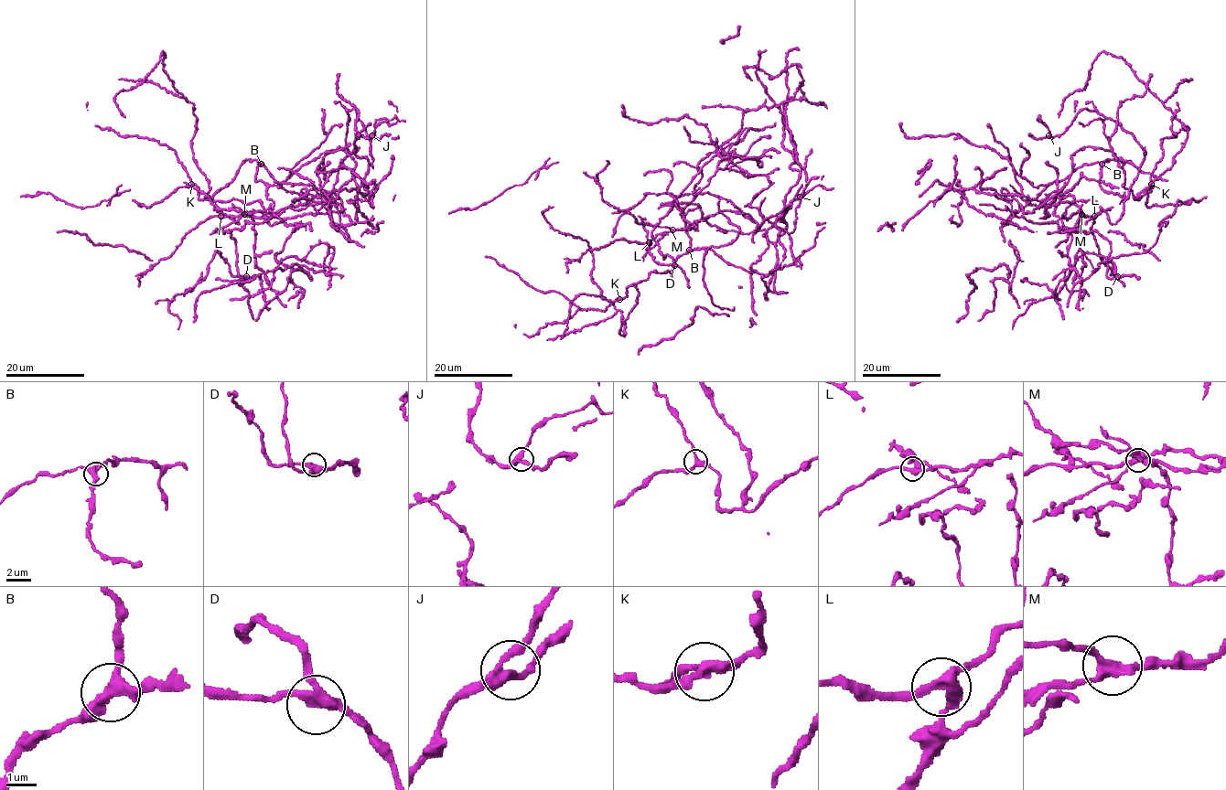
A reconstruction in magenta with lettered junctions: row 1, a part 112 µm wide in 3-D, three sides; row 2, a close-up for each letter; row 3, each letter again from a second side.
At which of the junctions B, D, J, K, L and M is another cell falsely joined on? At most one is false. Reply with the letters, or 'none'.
M

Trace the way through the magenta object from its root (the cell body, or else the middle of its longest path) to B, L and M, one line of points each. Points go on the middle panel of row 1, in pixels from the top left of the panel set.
B: (662, 218), (704, 159), (697, 165), (702, 177), (695, 185), (695, 196), (683, 210), (689, 250)
L: (662, 218), (653, 228), (666, 226), (671, 230), (658, 234), (649, 242)
M: (662, 218), (653, 228), (666, 226), (672, 229)

